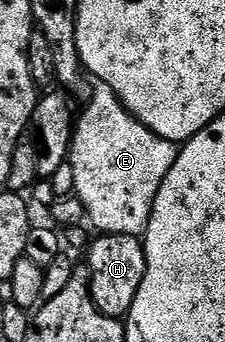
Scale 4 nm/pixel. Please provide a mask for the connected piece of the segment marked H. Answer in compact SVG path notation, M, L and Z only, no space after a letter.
M114 233L101 235L89 245L87 254L89 295L95 307L99 307L99 311L103 311L103 315L108 317L128 317L131 303L135 303L135 295L139 295L139 283L143 283L143 275L147 271L147 255L142 238Z

